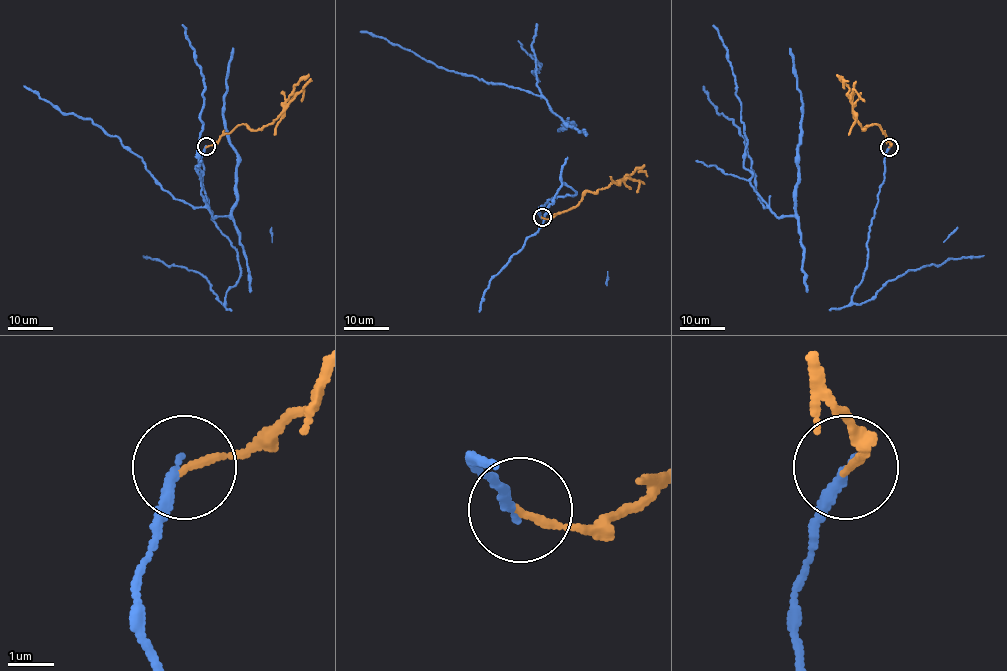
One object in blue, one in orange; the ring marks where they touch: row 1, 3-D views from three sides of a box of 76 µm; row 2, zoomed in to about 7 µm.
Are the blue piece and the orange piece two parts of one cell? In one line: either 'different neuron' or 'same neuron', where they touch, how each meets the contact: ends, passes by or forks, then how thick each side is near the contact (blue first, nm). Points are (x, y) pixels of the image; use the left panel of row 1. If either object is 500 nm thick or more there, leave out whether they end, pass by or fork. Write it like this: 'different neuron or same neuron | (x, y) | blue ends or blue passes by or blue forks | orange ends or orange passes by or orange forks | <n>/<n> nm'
different neuron | (206, 146) | blue ends | orange ends | 240/160 nm

